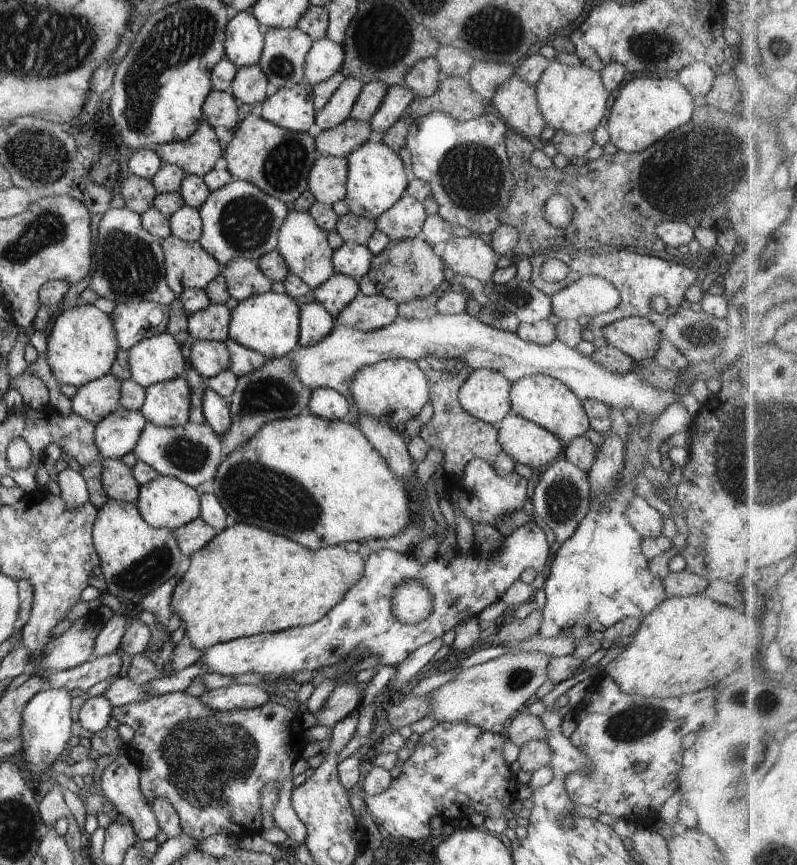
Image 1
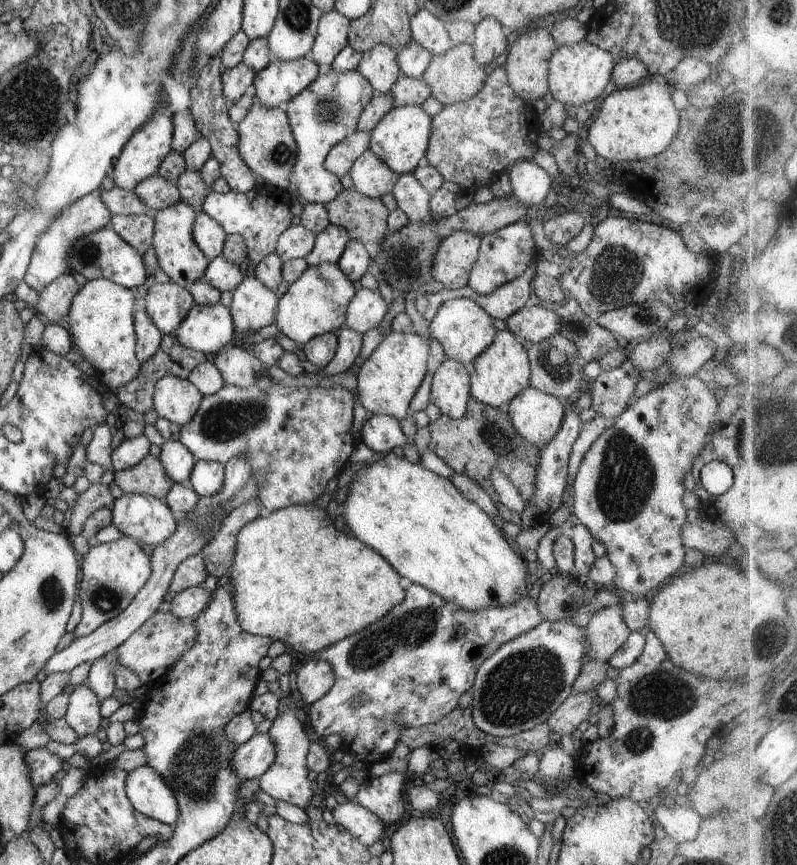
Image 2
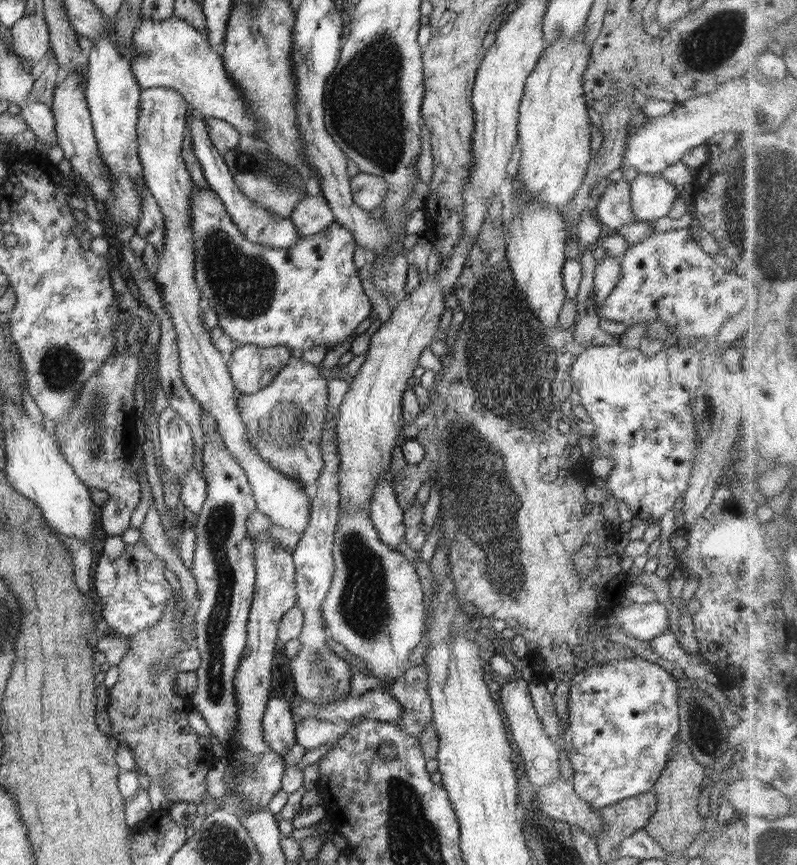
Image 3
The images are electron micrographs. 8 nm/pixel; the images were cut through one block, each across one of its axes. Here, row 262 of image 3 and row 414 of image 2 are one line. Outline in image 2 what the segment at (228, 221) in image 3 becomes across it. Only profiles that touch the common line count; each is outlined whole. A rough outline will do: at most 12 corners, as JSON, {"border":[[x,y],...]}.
{"border":[[352,390],[203,396],[179,442],[246,454],[266,513],[313,504],[354,452]]}

